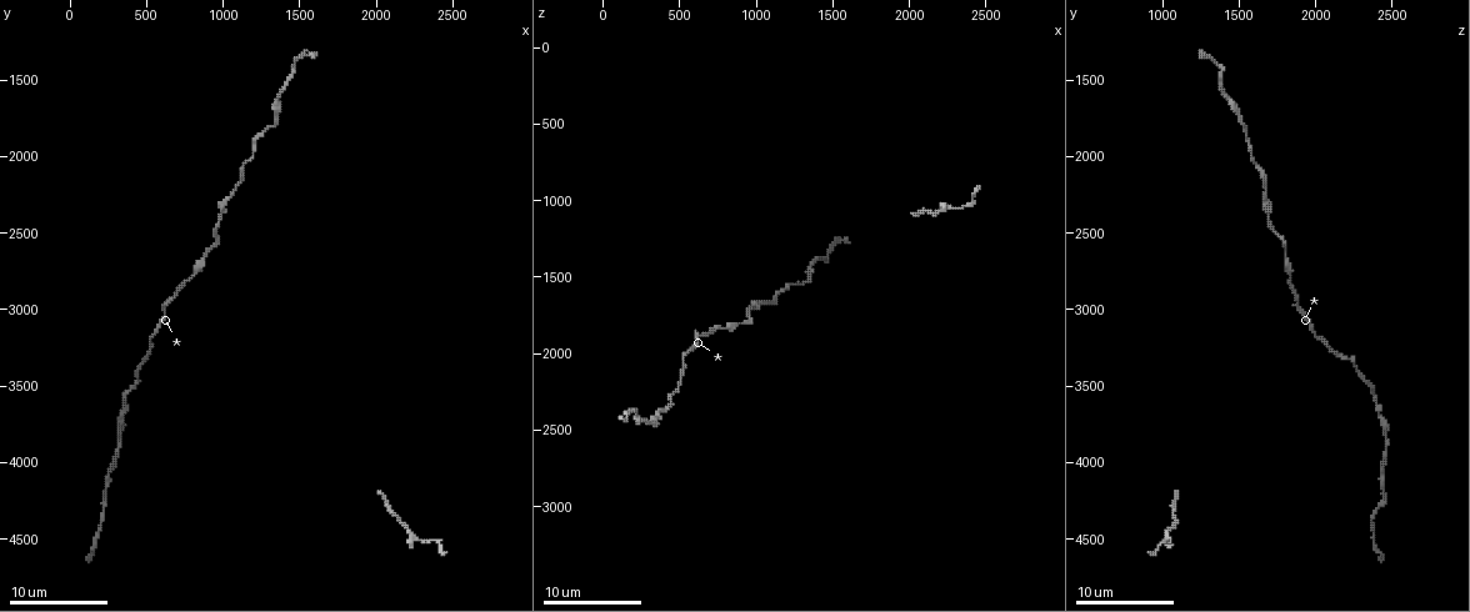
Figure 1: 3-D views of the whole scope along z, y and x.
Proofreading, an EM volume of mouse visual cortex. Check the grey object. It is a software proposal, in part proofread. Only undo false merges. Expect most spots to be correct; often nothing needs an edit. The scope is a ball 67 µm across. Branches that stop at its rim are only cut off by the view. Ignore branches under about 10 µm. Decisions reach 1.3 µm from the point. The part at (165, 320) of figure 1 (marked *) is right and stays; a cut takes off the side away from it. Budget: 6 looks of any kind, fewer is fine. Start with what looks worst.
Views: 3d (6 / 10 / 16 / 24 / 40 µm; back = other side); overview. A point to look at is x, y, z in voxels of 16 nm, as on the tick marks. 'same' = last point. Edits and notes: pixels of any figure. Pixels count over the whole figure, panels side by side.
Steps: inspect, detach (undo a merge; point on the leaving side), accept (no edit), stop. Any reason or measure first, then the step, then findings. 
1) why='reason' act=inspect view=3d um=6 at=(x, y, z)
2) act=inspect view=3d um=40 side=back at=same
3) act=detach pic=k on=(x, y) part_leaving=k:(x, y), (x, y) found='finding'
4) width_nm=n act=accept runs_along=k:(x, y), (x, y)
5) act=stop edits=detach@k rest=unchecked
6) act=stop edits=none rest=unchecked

why='thick turns thin' act=inspect view=3d um=16 at=(1000, 2280, 1660)

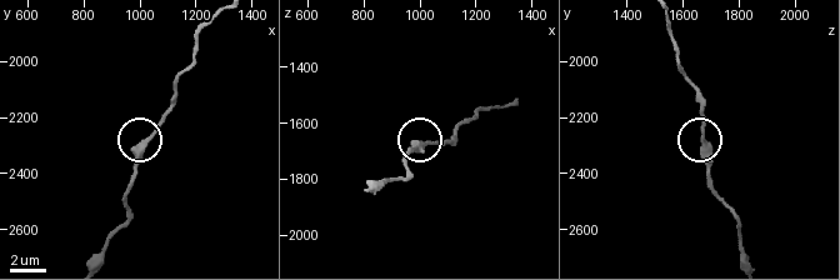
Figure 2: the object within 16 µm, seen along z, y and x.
act=accept runs_along=2:(744, 258), (736, 216), (709, 171), (704, 106) found='all the same cell'

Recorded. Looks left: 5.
why='thick turns thin' act=inspect view=3d um=16 at=(1340, 1740, 1520)

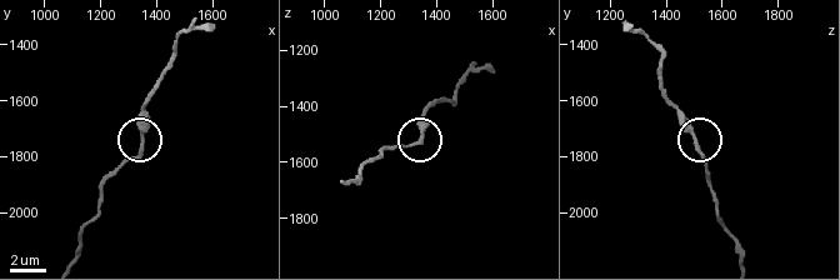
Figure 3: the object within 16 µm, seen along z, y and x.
act=inspect view=3d um=6 at=(1350, 1770, 1510)

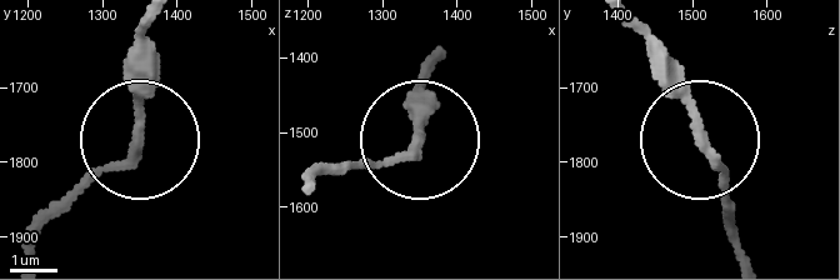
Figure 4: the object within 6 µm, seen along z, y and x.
act=accept found='all the same cell'

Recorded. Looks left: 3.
why='calibre changes' act=inspect view=3d um=16 at=(2100, 4340, 1060)

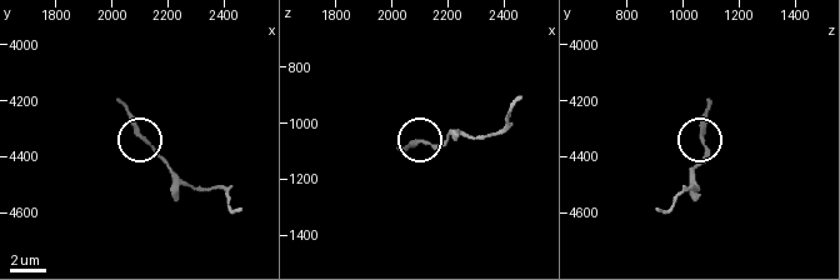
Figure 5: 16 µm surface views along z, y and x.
act=accept found='continuous, no second cell'

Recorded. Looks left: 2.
act=stop edits=none rest=unchecked

